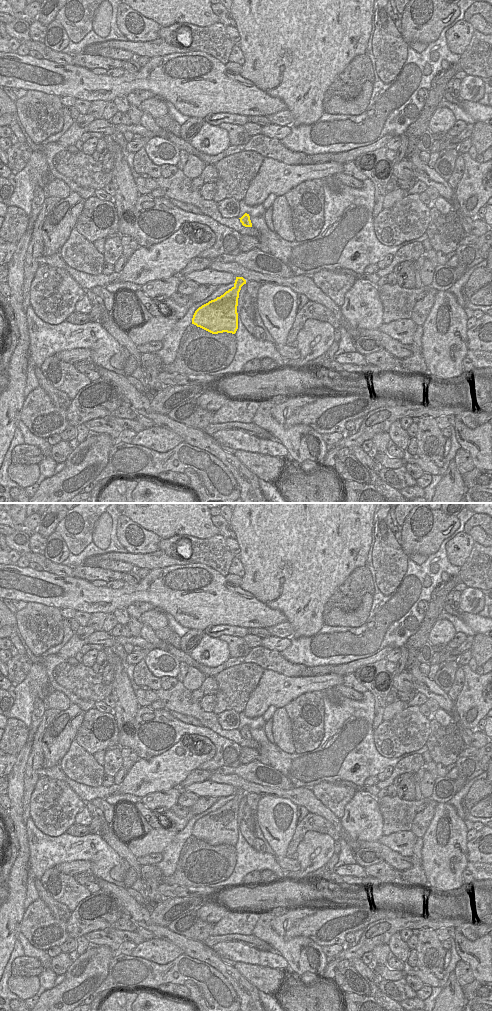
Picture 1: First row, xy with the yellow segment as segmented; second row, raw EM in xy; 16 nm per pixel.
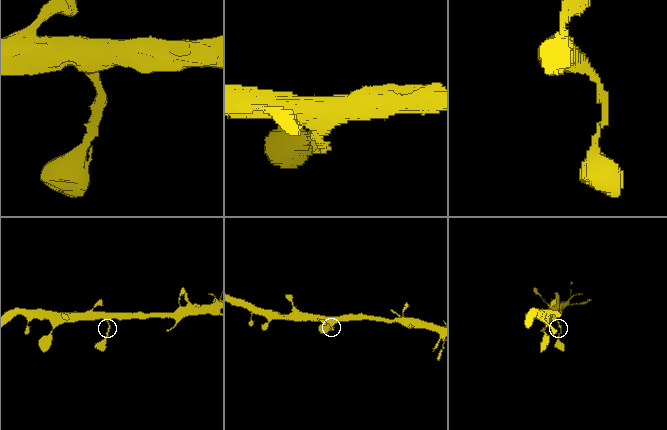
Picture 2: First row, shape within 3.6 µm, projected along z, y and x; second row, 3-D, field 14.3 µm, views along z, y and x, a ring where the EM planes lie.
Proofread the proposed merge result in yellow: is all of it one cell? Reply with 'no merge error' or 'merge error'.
no merge error

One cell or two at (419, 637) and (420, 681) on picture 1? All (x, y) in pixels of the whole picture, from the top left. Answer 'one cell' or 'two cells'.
two cells

